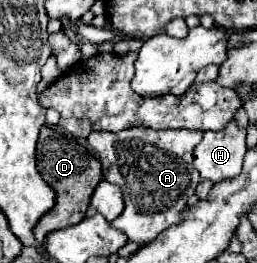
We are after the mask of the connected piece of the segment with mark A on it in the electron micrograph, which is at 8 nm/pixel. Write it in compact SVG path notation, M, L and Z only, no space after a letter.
M132 127L118 133L92 131L88 141L98 153L104 179L118 185L124 195L126 209L112 223L124 231L130 241L146 245L164 229L180 221L180 213L188 203L190 191L196 191L200 173L192 163L192 151L200 143L202 133L190 129L146 129Z

